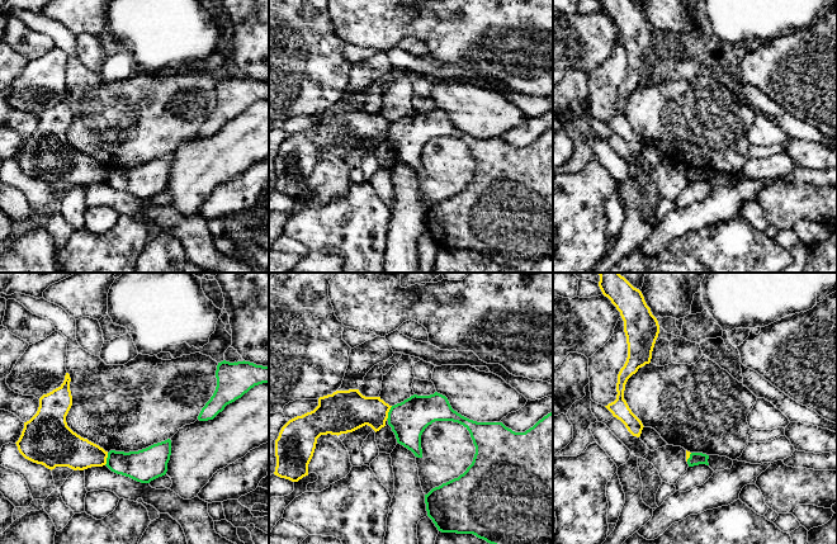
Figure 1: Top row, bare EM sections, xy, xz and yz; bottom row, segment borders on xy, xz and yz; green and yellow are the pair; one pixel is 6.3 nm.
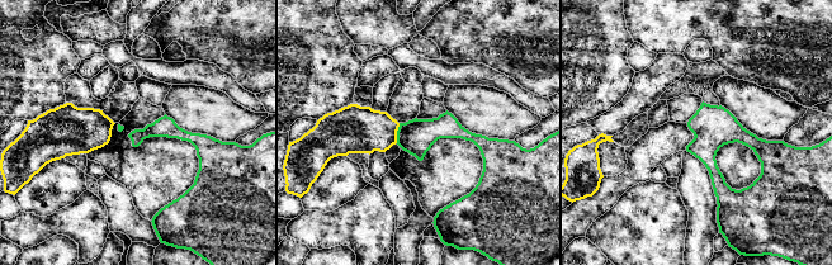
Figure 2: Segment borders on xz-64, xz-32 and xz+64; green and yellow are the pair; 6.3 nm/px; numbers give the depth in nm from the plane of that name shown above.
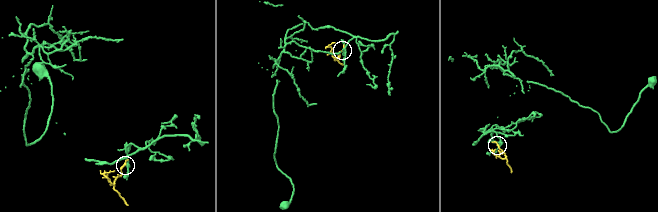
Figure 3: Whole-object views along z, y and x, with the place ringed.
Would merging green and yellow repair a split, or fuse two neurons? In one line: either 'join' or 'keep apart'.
keep apart

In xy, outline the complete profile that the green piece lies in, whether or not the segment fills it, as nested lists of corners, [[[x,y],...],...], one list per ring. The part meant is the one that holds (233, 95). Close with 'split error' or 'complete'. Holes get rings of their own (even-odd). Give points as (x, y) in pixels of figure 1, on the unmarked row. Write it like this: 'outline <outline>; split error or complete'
outline [[[221,77],[216,86],[217,103],[202,124],[198,136],[213,136],[224,123],[241,114],[255,101],[269,99],[269,82],[250,77]]]; complete

